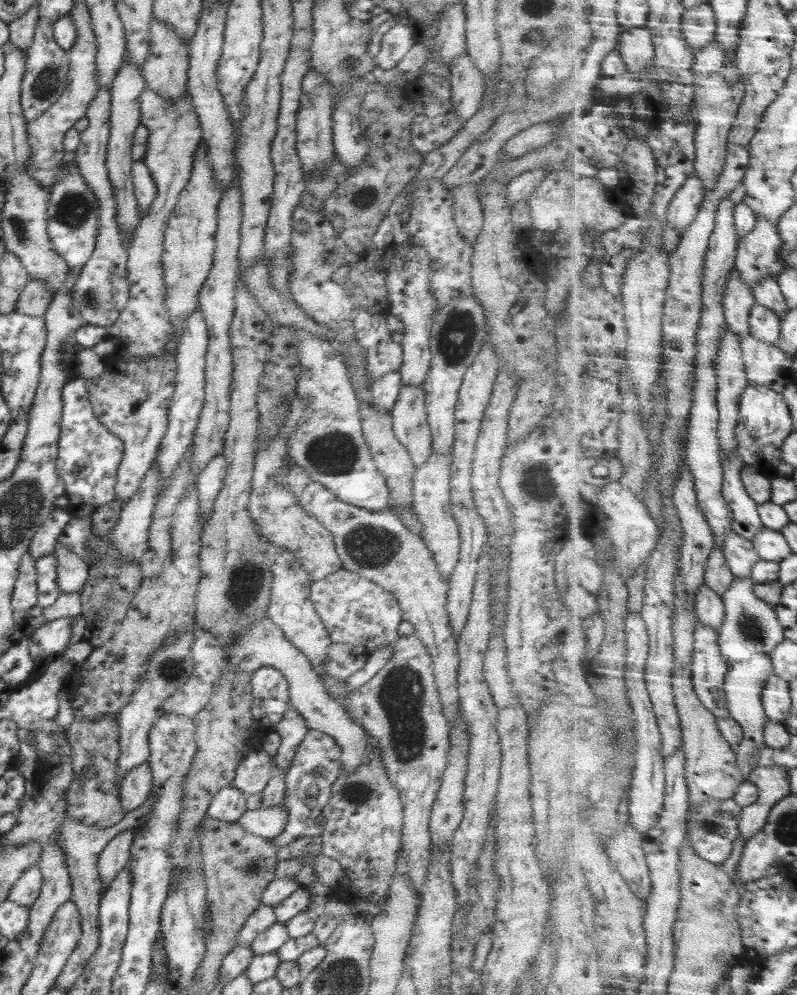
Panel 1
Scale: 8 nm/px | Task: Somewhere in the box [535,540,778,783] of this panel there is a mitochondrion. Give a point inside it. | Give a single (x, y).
(751, 628)

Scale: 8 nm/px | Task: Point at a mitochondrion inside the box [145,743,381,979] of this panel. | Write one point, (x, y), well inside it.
(253, 867)

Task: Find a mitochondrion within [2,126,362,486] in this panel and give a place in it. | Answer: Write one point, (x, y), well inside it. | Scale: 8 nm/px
(74, 208)

